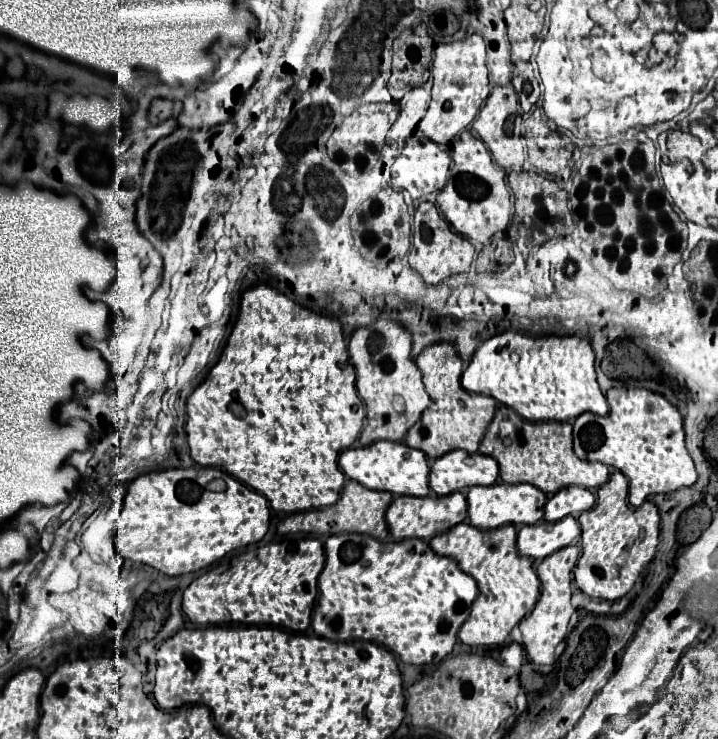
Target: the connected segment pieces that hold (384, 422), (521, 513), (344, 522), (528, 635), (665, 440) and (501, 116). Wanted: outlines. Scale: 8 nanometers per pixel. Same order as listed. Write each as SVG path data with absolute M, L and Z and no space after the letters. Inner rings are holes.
M378 319L366 327L354 329L350 343L350 361L356 369L356 387L366 405L366 427L362 429L356 447L370 445L380 439L400 441L406 437L408 429L420 419L422 411L430 405L430 397L422 383L422 373L416 367L410 351L412 351L412 335L410 331L392 319ZM394 397L404 397L406 409L398 413L392 407Z
M494 483L488 487L476 485L476 487L470 487L466 499L468 499L470 523L478 529L494 529L494 527L502 527L508 523L532 525L544 517L544 505L546 505L546 495L530 483L518 483L518 485Z
M348 481L344 485L344 491L340 495L340 499L330 505L330 507L324 507L324 509L312 509L312 511L306 511L306 513L294 513L294 515L288 515L280 525L278 525L278 531L280 533L316 533L316 535L324 535L324 533L366 533L366 535L372 535L380 541L388 539L388 523L384 519L386 515L386 509L390 505L390 501L394 499L392 493L384 493L384 491L372 491L372 489L366 489L364 485L356 483L356 481Z
M570 545L570 547L564 547L562 551L550 555L550 559L542 559L542 563L536 567L536 573L542 581L540 599L534 605L532 613L520 621L520 631L524 637L524 651L532 663L552 665L554 649L568 633L568 621L570 621L570 615L574 613L574 609L570 605L570 595L572 595L570 573L572 573L576 561L578 561L578 547Z
M612 387L606 391L610 405L608 415L600 417L594 413L582 413L574 419L574 451L580 459L600 461L608 467L620 469L628 477L628 499L634 507L640 507L648 495L672 493L680 487L688 487L696 481L696 469L692 457L684 447L684 429L678 409L660 393L648 389L624 389Z
M492 87L478 117L472 123L472 131L474 135L478 135L478 139L482 139L482 143L486 143L492 159L506 171L533 171L526 167L524 169L526 145L522 141L522 135L516 131L516 125L520 125L520 103L516 91L512 87Z

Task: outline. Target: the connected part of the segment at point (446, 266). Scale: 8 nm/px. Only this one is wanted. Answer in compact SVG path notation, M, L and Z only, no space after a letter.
M422 201L416 207L412 245L414 245L414 249L410 249L410 253L408 253L410 267L414 267L424 277L424 281L430 285L438 285L442 279L446 279L454 273L468 271L474 261L474 255L476 255L474 245L464 235L450 231L450 225L446 223L446 219L440 217L436 203L432 203L432 201Z

